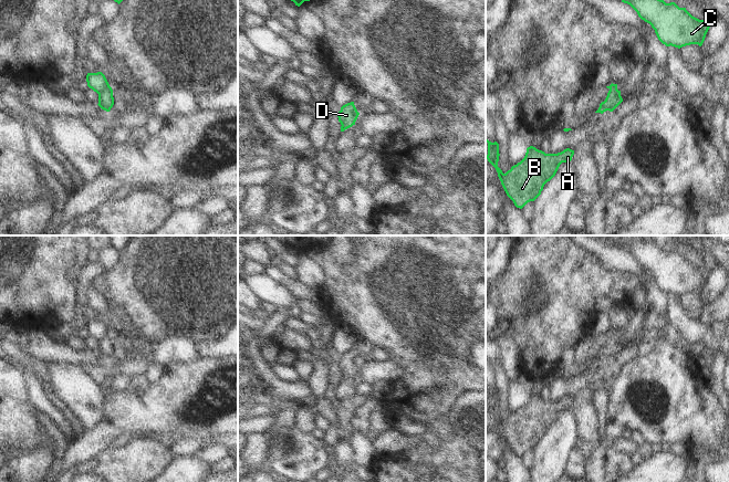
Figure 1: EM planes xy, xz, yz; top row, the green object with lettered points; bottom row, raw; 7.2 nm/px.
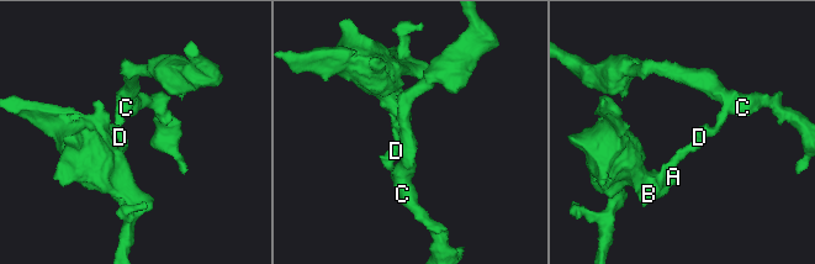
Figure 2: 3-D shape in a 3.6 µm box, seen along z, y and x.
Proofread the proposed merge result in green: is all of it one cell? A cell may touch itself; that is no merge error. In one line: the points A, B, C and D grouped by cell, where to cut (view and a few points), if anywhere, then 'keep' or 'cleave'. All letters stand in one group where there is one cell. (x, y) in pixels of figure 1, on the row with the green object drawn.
A B / C D | xy (110, 86), (97, 93) | cleave

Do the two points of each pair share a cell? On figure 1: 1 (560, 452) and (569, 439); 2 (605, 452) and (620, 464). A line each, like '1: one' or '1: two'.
1: one
2: one

